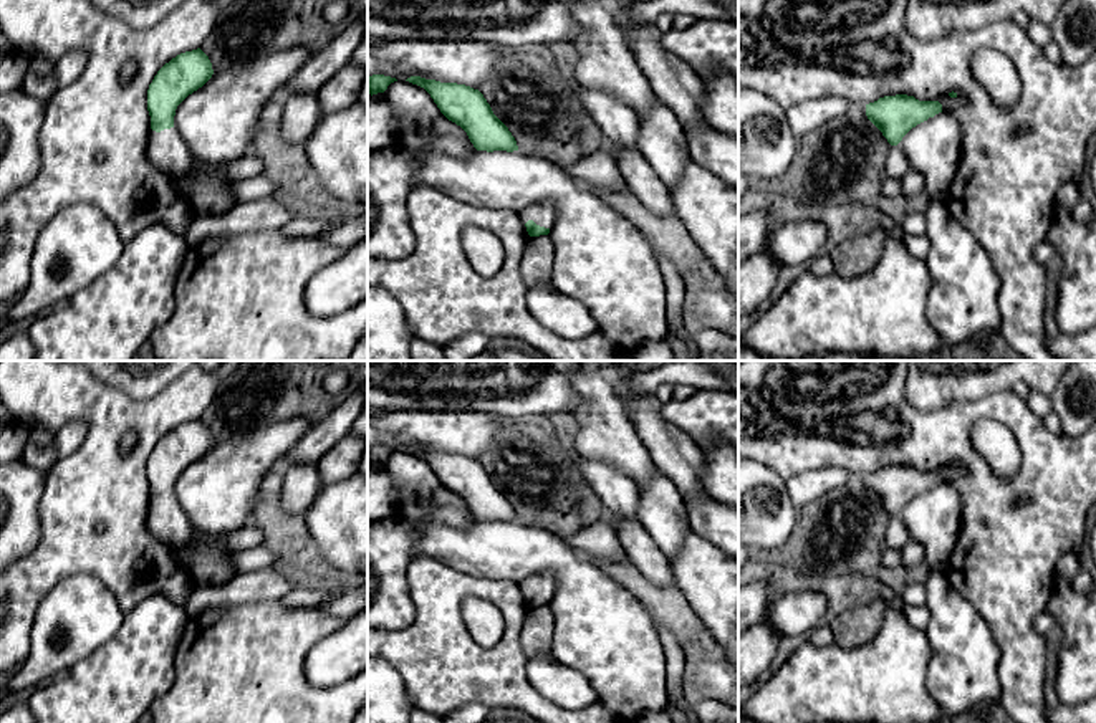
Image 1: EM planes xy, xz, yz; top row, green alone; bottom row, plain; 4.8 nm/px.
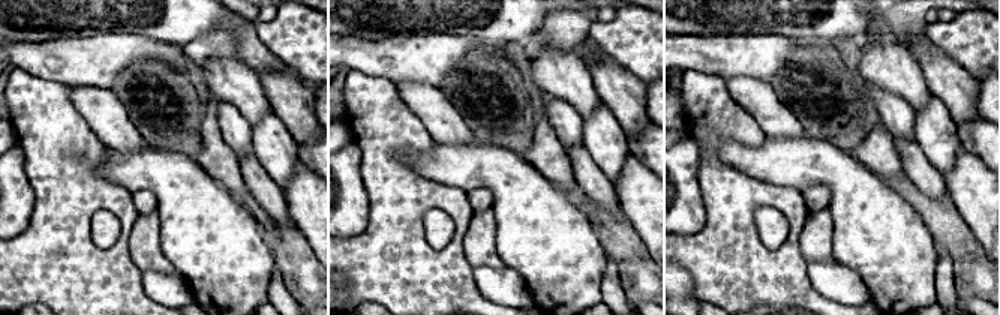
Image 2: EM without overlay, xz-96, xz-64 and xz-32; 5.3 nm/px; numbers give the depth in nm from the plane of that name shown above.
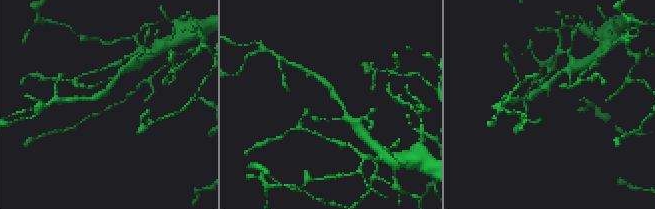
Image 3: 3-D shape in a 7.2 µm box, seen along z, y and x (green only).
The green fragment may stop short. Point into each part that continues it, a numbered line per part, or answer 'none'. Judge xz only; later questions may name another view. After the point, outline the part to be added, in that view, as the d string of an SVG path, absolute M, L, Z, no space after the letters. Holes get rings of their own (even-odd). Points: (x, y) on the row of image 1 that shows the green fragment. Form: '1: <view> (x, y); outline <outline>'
1: xz (543, 214); outline M551 202L533 203L526 208L518 210L522 223L525 225L528 220L533 220L536 225L550 228L556 218L556 208Z

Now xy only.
1: xy (166, 149); outline M175 126L161 132L151 129L147 157L154 167L164 170L174 180L195 169L195 159Z

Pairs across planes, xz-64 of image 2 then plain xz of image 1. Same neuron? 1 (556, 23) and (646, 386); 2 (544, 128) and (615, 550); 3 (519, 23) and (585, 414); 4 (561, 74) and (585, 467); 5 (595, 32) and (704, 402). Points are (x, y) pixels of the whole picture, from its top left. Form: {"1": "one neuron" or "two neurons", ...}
{"1": "one neuron", "2": "one neuron", "3": "two neurons", "4": "two neurons", "5": "one neuron"}

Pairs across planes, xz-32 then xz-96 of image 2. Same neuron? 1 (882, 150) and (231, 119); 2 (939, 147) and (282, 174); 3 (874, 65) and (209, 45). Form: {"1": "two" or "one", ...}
{"1": "two", "2": "one", "3": "two"}

